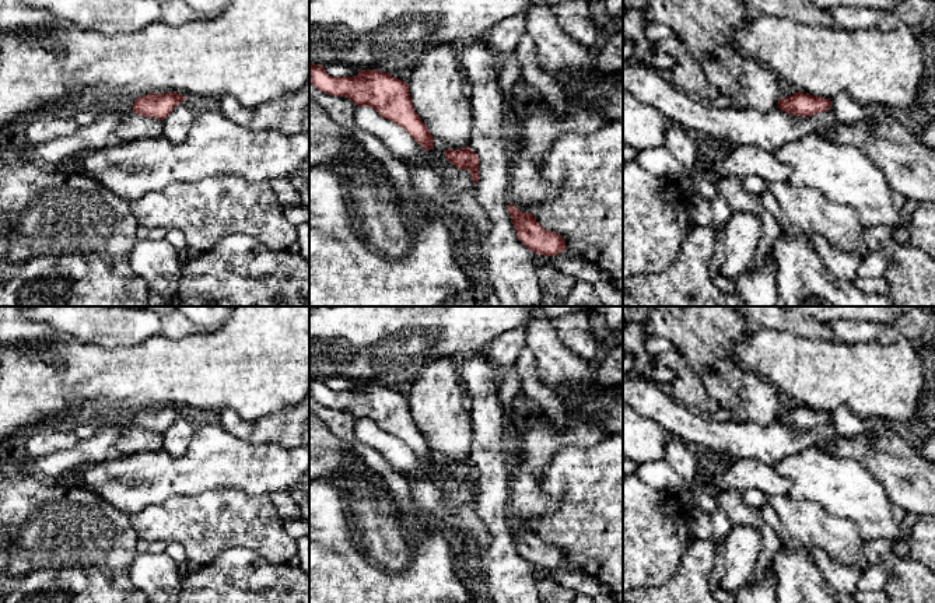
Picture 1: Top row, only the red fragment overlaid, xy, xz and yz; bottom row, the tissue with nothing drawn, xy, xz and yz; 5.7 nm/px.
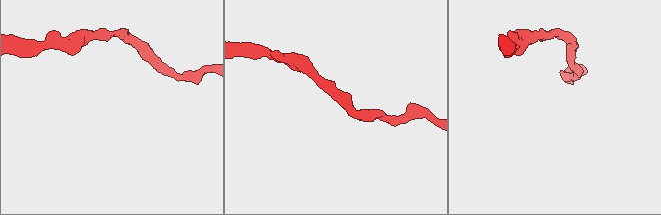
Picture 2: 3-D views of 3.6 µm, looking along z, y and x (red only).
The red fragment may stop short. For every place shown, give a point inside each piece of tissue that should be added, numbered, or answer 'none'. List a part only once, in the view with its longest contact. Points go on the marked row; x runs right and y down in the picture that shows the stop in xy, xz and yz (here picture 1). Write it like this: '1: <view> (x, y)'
none

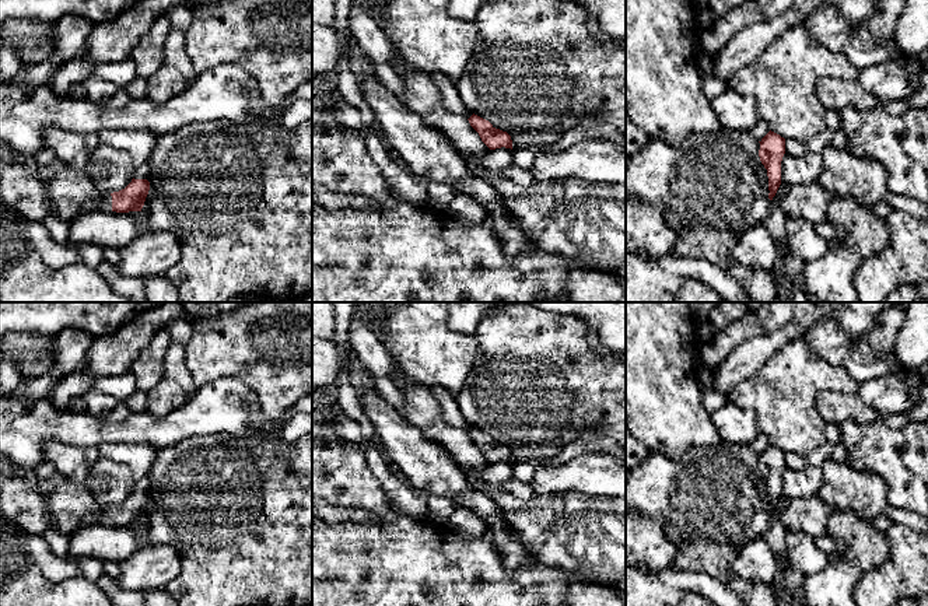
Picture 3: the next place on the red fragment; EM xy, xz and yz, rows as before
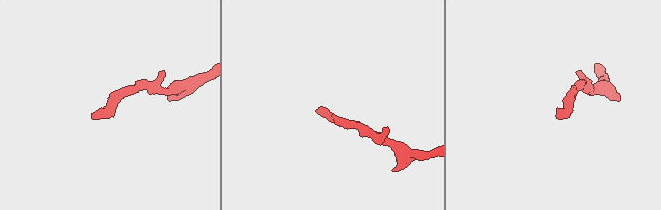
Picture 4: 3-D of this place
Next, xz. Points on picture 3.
none

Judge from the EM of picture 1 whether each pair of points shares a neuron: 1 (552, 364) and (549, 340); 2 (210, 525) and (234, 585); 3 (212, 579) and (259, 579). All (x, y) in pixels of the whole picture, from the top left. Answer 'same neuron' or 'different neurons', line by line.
1: same neuron
2: different neurons
3: same neuron

